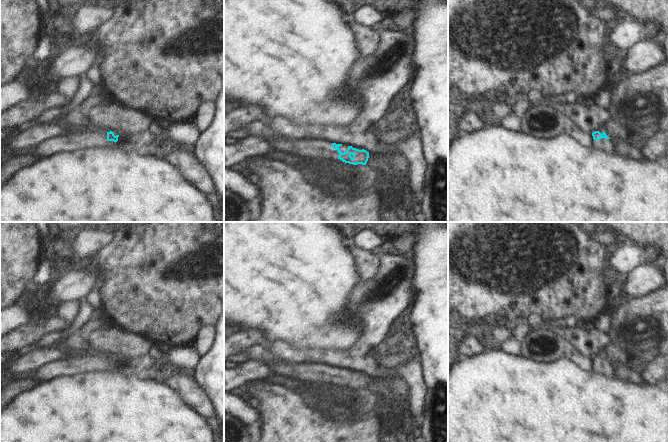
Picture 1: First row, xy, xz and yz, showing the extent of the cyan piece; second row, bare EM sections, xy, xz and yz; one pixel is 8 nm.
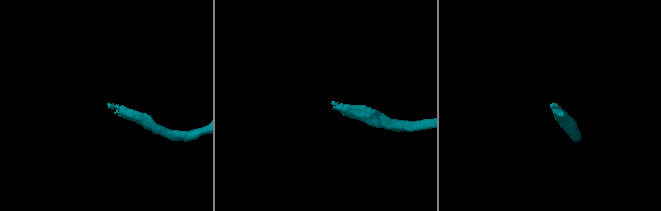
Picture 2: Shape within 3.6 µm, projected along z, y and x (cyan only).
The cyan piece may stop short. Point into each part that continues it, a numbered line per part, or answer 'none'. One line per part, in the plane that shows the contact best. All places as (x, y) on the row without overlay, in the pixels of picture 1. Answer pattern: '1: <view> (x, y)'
1: xz (321, 373)

